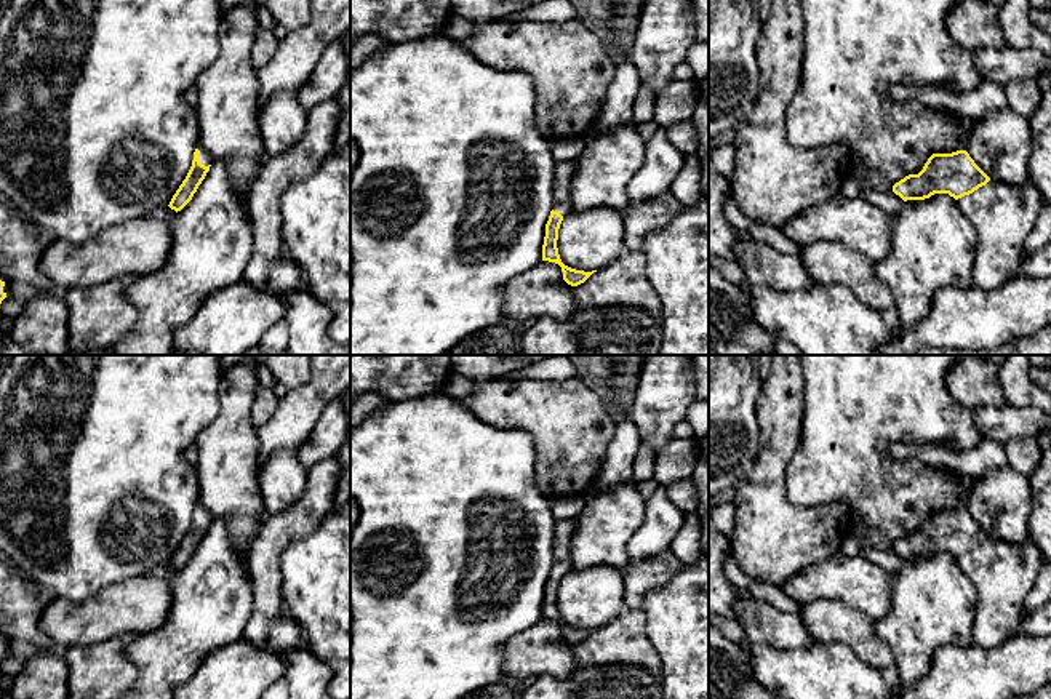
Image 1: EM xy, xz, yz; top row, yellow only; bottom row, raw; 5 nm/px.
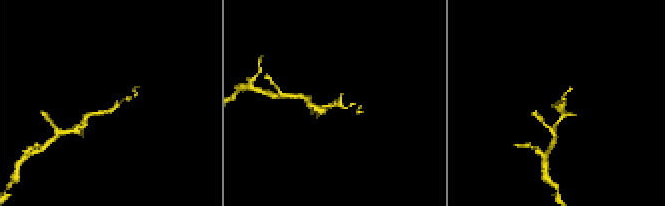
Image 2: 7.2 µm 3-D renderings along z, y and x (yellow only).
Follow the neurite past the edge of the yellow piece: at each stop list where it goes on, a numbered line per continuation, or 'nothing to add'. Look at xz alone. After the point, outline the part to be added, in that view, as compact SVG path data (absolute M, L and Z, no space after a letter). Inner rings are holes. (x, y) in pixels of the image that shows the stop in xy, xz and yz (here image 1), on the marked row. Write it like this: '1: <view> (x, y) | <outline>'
1: xz (563, 170) | M576 160L557 162L555 186L553 186L553 211L563 218L573 211L571 181L576 171Z

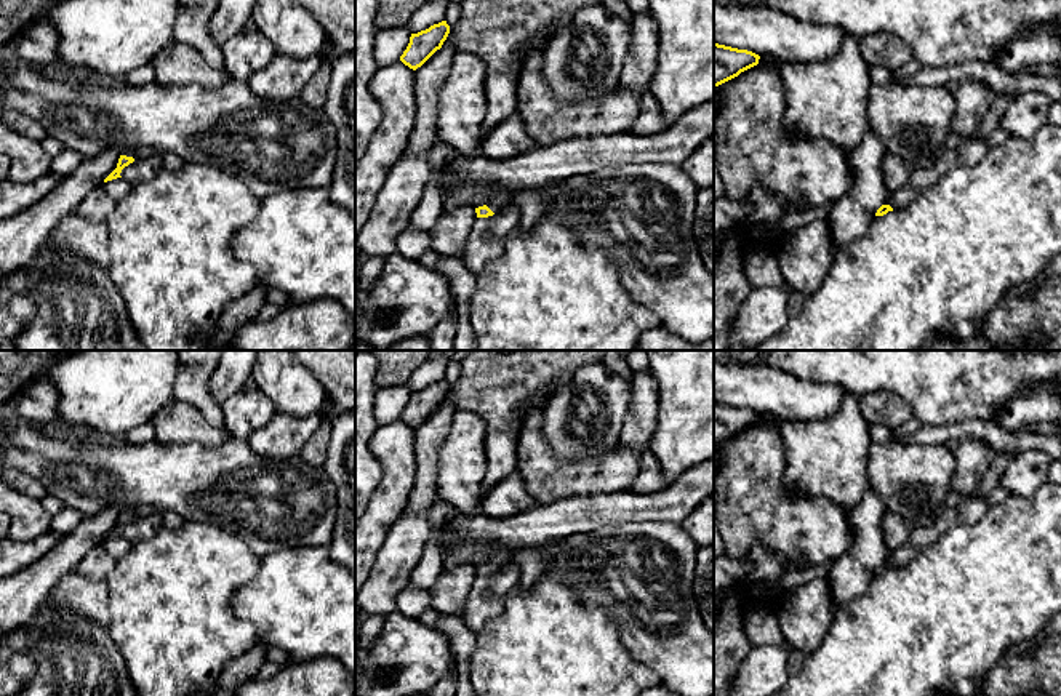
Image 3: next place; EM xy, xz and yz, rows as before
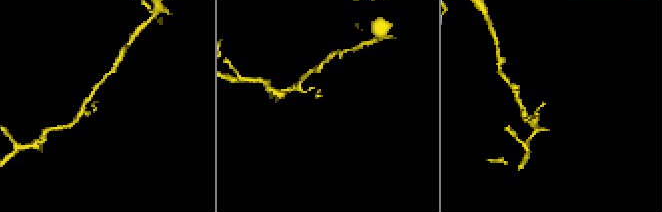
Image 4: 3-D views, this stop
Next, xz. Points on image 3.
nothing to add

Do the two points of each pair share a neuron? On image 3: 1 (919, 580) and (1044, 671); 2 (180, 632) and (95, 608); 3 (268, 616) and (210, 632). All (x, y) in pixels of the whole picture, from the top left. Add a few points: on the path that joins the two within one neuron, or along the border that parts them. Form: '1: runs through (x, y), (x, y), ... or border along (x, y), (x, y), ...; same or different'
1: border along (1007, 652), (984, 679); different
2: border along (108, 573), (108, 616), (104, 620); different
3: border along (248, 583), (232, 610), (260, 640); different

